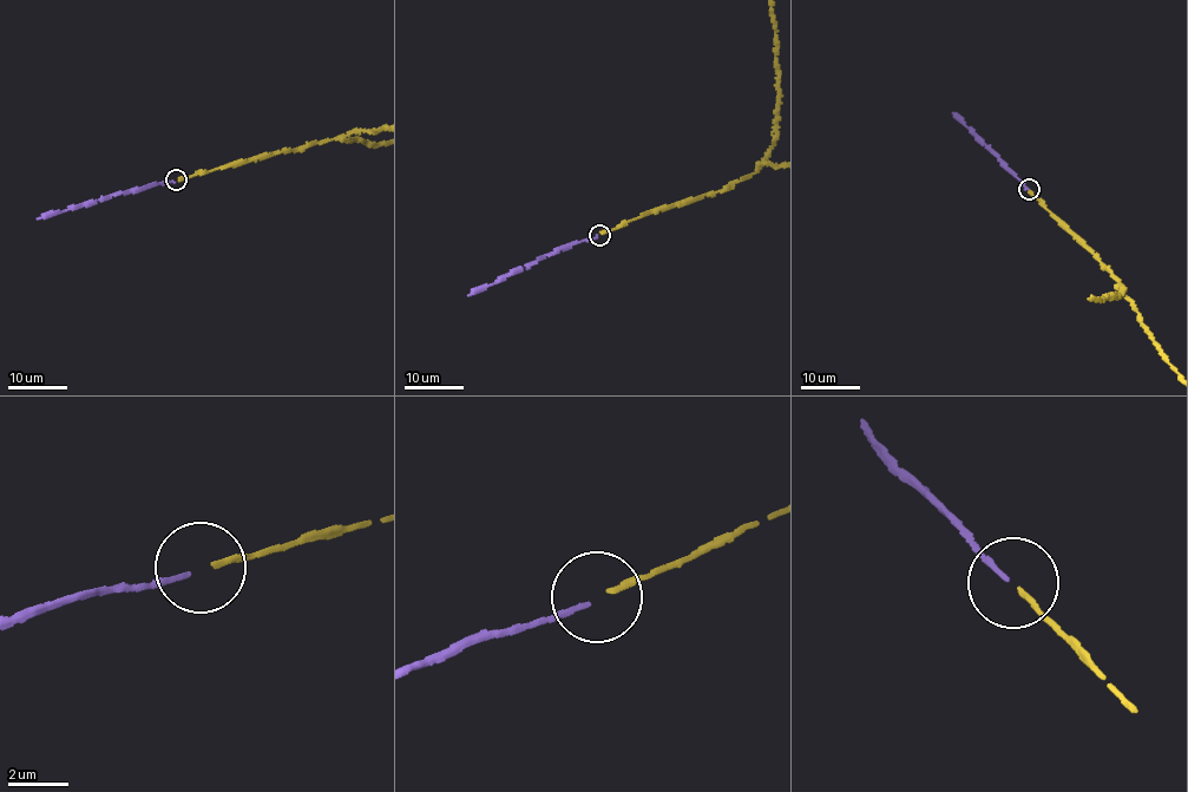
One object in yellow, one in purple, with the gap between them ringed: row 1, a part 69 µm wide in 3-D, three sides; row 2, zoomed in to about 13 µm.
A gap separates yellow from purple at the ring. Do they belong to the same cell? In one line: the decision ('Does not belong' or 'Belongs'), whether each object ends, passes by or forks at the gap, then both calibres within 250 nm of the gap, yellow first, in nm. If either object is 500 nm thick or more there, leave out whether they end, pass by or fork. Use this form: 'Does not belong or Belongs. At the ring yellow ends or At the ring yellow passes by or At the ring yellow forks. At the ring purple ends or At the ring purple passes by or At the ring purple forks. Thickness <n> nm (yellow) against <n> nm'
Belongs. At the ring yellow ends. At the ring purple ends. Thickness 180 nm (yellow) against 170 nm

